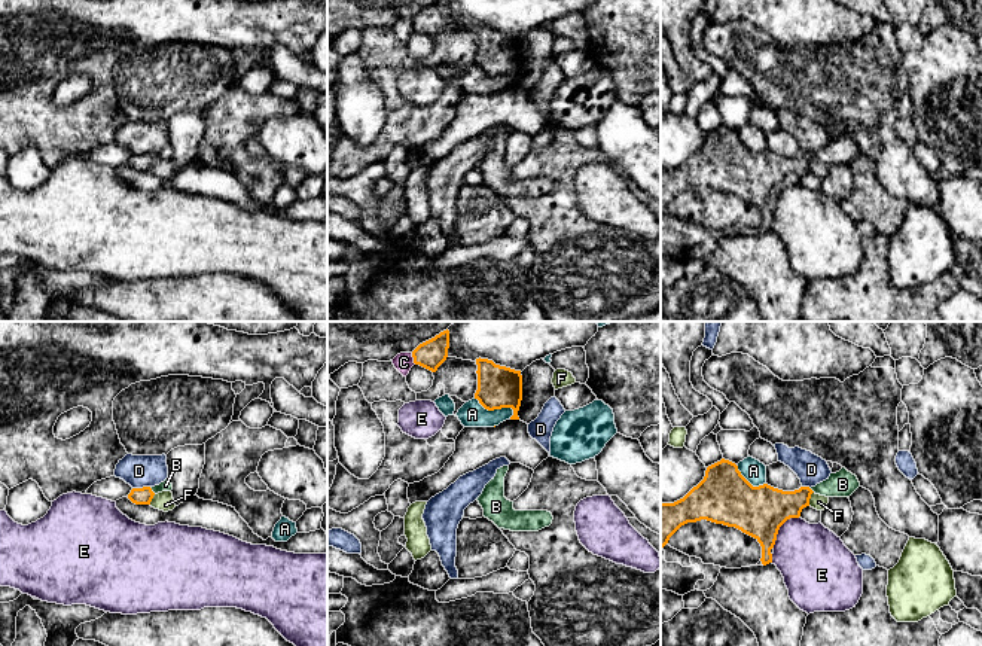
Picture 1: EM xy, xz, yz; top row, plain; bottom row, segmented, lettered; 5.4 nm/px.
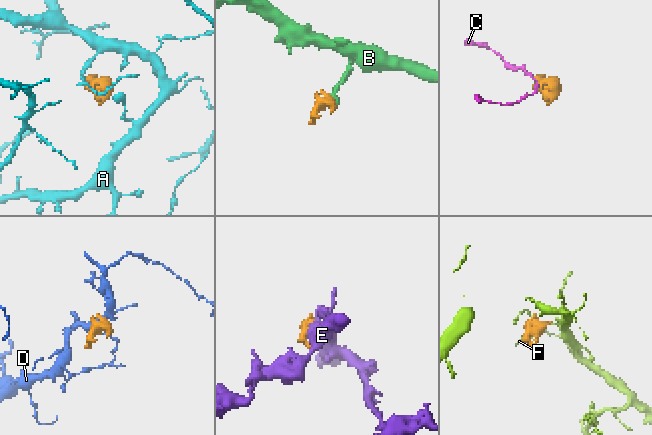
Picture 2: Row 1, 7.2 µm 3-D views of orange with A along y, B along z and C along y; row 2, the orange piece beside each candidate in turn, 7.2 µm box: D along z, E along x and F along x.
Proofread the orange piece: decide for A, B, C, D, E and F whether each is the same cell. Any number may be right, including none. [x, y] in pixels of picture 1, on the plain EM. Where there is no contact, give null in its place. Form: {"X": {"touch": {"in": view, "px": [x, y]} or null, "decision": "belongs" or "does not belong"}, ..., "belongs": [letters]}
{"A": {"touch": {"in": "xz", "px": [496, 75]}, "decision": "does not belong"}, "B": {"touch": {"in": "xy", "px": [151, 157]}, "decision": "belongs"}, "C": {"touch": {"in": "xz", "px": [414, 26]}, "decision": "does not belong"}, "D": {"touch": {"in": "xy", "px": [140, 155]}, "decision": "does not belong"}, "E": {"touch": {"in": "yz", "px": [778, 195]}, "decision": "does not belong"}, "F": {"touch": {"in": "yz", "px": [810, 164]}, "decision": "does not belong"}, "belongs": ["B"]}

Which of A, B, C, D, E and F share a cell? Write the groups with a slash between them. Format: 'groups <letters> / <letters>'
groups A / B / C / D / E / F

